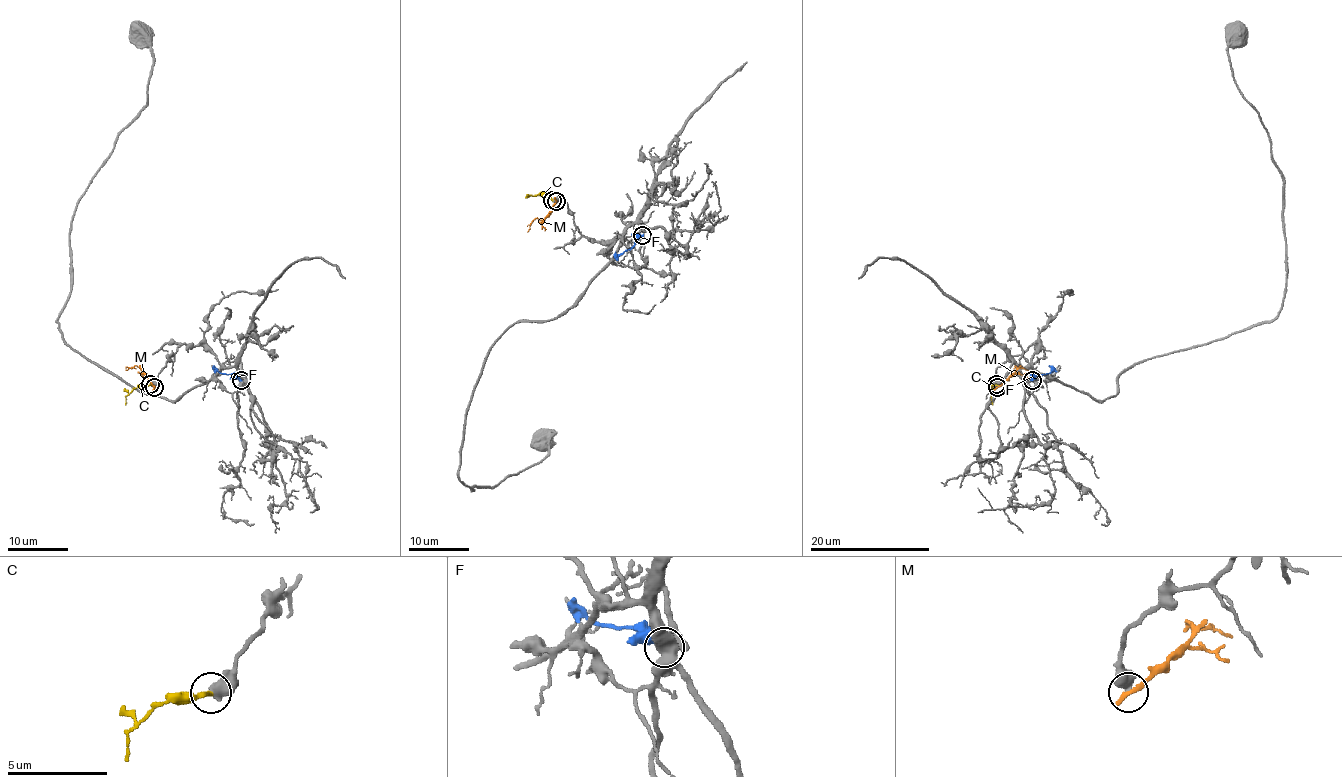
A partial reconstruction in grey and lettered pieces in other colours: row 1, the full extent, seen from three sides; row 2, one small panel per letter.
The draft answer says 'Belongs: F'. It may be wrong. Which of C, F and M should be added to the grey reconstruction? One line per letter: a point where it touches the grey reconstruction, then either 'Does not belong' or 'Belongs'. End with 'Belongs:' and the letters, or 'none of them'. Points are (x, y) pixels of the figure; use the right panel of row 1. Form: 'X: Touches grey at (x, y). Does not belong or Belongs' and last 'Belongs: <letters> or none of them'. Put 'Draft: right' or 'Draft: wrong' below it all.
C: Touches grey at (996, 384). Belongs
F: Touches grey at (1032, 380). Does not belong
M: Touches grey at (997, 387). Does not belong
Belongs: C
Draft: wrong

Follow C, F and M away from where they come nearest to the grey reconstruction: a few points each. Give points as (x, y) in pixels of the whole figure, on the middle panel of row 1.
C: (552, 199), (548, 195), (527, 196)
F: (642, 236), (614, 257)
M: (555, 201), (552, 210), (543, 219), (533, 220), (527, 231)

